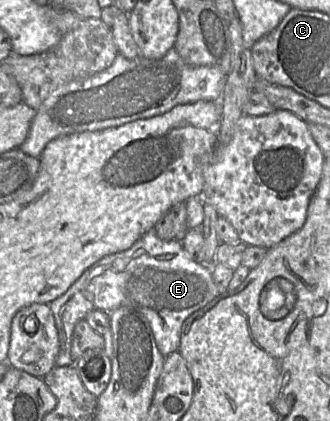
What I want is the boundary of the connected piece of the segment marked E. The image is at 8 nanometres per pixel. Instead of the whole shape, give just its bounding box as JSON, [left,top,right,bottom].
[49,229,220,366]

